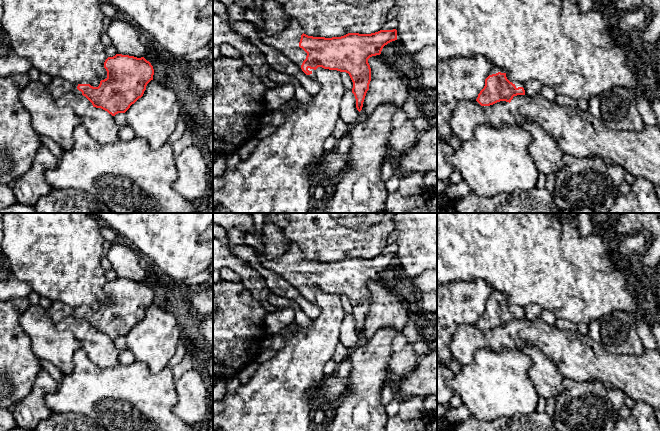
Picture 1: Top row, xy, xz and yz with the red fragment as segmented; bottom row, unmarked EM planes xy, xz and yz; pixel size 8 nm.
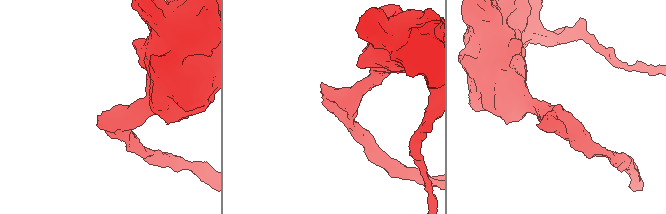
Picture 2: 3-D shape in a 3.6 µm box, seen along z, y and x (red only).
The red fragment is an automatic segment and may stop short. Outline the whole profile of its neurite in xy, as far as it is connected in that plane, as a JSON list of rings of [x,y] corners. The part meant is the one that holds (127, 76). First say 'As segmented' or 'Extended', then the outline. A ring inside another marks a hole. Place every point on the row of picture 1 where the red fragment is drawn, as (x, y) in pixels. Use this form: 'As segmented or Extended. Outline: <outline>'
Extended. Outline: [[[116,54],[104,62],[107,78],[98,87],[82,81],[72,92],[85,96],[93,107],[101,108],[112,116],[125,113],[141,98],[147,84],[153,80],[154,69],[144,57]]]

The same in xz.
Extended. Outline: [[[291,17],[288,27],[275,35],[268,35],[264,28],[256,30],[265,44],[279,50],[313,80],[316,80],[318,67],[348,73],[359,112],[371,81],[368,59],[380,55],[385,45],[397,40],[396,29],[332,38],[308,36],[297,19]]]

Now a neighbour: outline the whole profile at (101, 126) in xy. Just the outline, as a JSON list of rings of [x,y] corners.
[[[67,93],[56,99],[56,104],[74,108],[79,113],[81,124],[96,141],[108,144],[120,140],[119,126],[113,116],[101,108],[94,107],[85,96]]]

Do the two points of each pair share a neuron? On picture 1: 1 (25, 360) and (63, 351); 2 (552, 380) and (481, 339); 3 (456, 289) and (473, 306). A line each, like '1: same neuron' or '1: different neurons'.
1: different neurons
2: different neurons
3: same neuron

